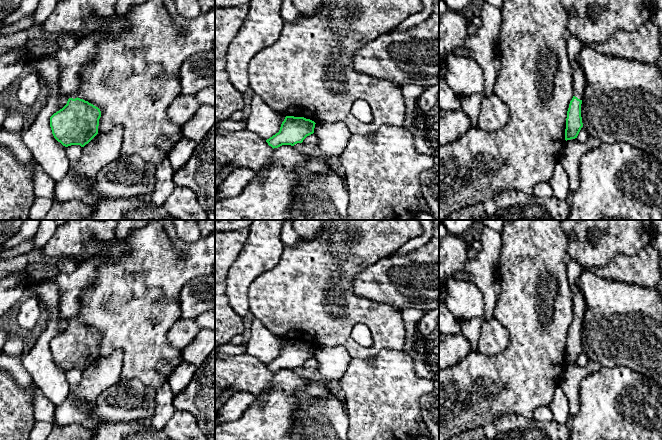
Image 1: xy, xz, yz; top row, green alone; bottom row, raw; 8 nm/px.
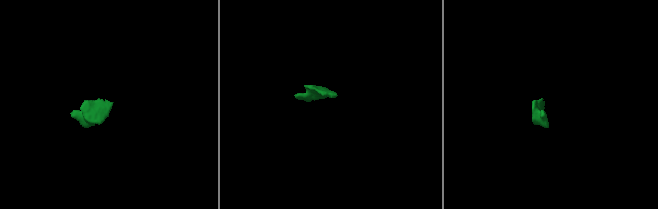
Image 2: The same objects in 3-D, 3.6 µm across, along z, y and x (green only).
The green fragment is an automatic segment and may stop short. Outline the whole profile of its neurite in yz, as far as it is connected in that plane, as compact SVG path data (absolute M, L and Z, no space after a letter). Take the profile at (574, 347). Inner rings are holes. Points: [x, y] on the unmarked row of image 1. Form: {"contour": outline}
{"contour": "M575 260L567 263L567 273L569 277L570 288L573 293L574 302L574 320L570 325L566 342L565 364L577 362L581 352L583 351L581 341L581 328L586 311L586 301L584 295L580 291L579 279L583 268Z"}

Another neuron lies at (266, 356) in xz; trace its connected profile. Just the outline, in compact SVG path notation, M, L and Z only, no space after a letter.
M256 317L252 320L249 334L246 353L255 356L265 364L279 356L281 348L287 340L270 332Z

